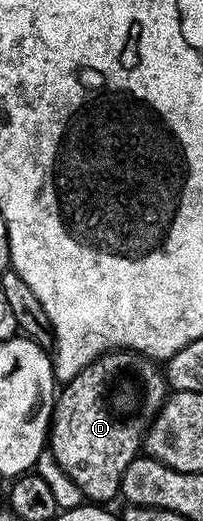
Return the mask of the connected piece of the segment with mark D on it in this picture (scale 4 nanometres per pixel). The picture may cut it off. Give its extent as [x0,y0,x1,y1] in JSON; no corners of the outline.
[47,351,167,503]

